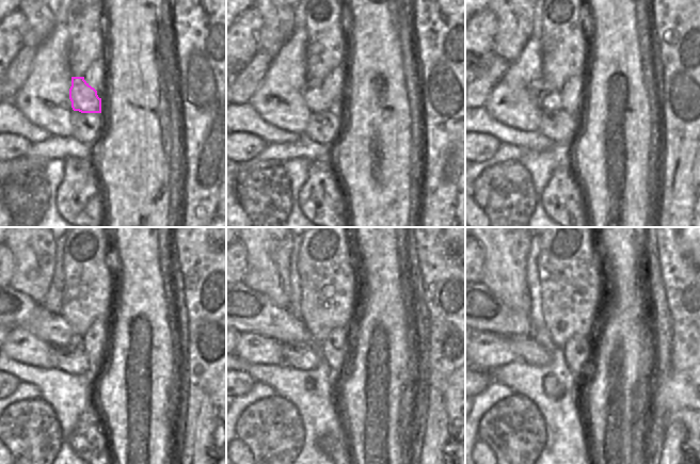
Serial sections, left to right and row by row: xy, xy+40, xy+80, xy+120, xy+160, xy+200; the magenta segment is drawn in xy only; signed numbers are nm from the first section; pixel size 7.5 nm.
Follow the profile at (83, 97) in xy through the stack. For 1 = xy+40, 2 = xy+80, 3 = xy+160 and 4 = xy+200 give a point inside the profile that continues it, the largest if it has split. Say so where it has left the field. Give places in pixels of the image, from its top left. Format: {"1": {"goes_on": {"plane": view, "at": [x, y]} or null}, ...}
{"1": {"goes_on": {"plane": "xy+40", "at": [316, 101]}}, "2": {"goes_on": {"plane": "xy+80", "at": [547, 96]}}, "3": {"goes_on": {"plane": "xy+160", "at": [248, 312]}}, "4": {"goes_on": {"plane": "xy+200", "at": [487, 314]}}}

